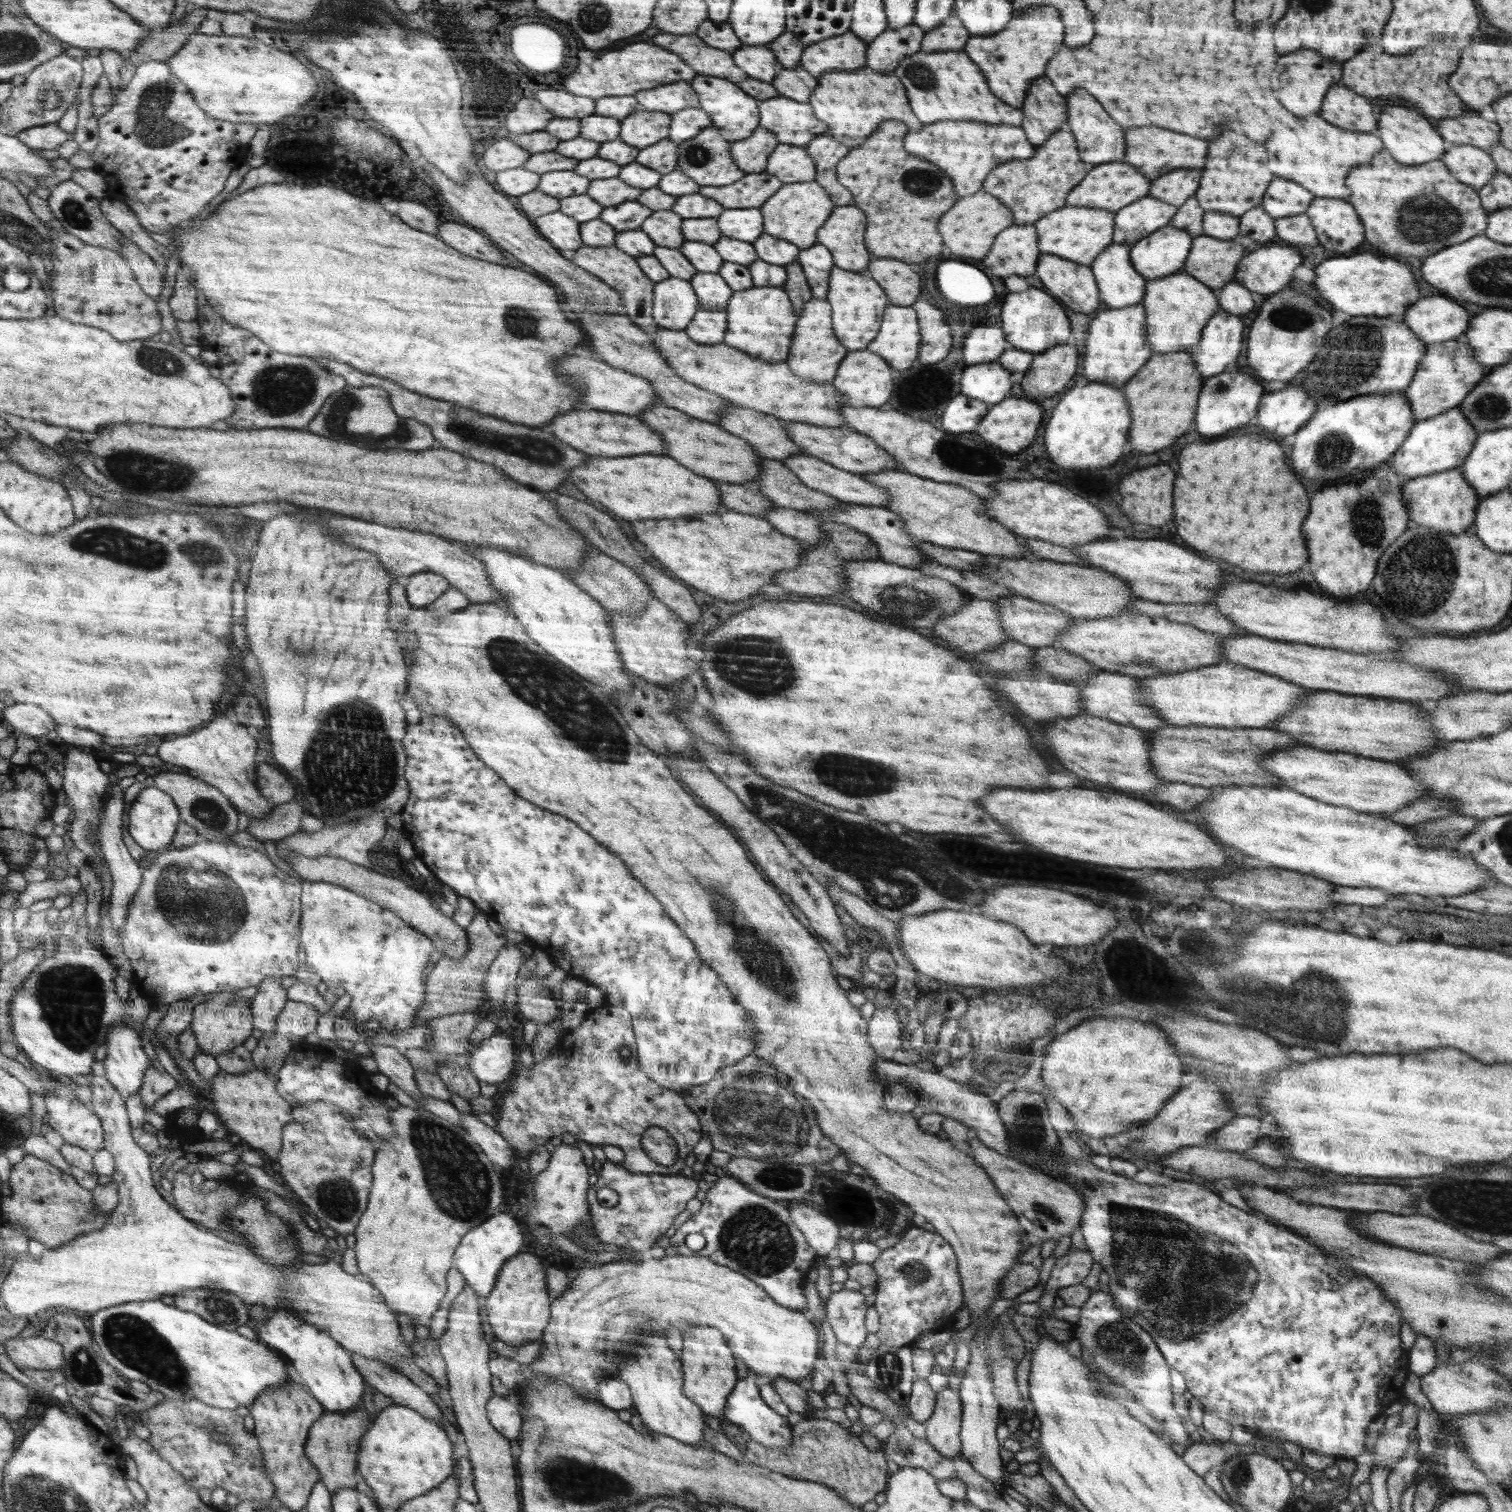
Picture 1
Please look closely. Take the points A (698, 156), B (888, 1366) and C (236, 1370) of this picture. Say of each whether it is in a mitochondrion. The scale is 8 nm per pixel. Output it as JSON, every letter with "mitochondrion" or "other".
{"A":"mitochondrion","B":"mitochondrion","C":"other"}

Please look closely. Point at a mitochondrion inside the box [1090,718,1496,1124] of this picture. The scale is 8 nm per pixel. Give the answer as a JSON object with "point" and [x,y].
{"point":[1317,1006]}

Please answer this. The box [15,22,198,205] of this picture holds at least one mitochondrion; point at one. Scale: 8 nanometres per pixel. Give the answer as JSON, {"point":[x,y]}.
{"point":[156,126]}

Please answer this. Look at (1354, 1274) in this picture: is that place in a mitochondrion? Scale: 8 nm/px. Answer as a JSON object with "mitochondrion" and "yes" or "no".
{"mitochondrion":"no"}

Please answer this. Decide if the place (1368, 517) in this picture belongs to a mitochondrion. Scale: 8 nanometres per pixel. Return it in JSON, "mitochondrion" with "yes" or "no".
{"mitochondrion":"yes"}

